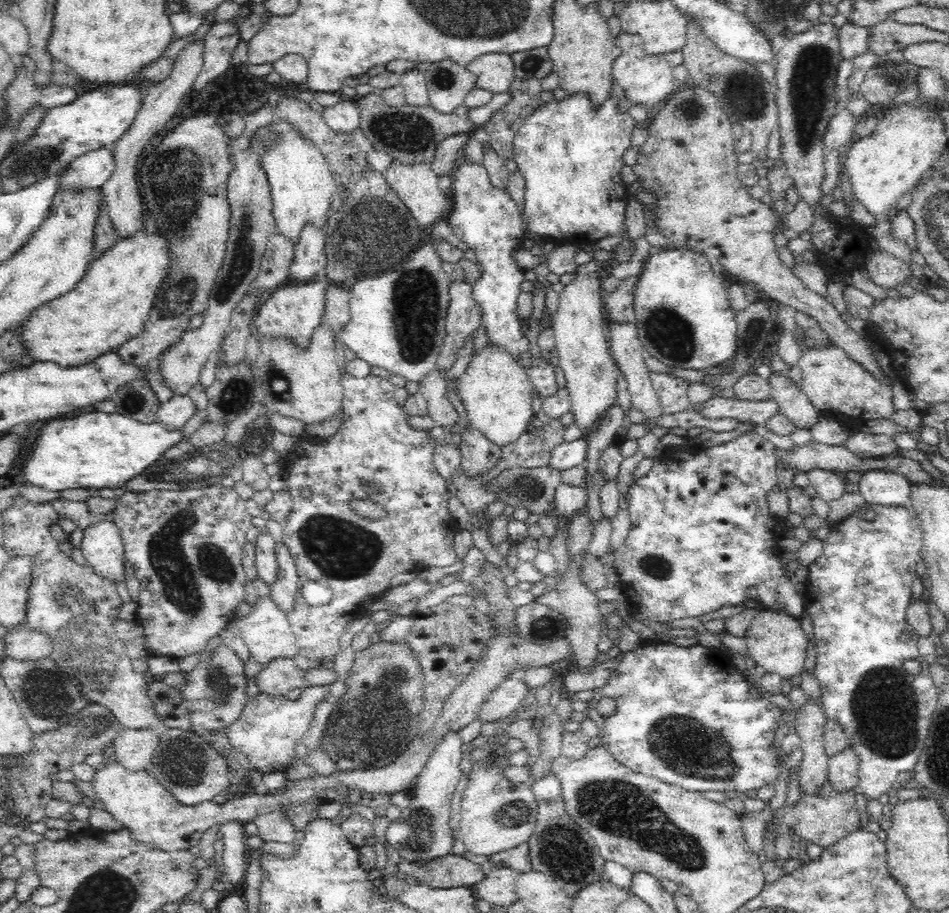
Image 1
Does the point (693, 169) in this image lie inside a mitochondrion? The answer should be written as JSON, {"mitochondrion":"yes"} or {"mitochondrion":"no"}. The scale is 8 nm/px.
{"mitochondrion":"no"}

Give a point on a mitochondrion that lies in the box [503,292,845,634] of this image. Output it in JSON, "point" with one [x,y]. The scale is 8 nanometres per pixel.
{"point":[672,336]}

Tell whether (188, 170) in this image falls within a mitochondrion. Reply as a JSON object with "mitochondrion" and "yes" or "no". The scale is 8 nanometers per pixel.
{"mitochondrion":"yes"}

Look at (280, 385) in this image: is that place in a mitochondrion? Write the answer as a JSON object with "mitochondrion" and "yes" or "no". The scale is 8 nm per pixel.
{"mitochondrion":"yes"}

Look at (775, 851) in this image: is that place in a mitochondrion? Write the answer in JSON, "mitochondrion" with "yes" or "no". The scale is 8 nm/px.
{"mitochondrion":"no"}

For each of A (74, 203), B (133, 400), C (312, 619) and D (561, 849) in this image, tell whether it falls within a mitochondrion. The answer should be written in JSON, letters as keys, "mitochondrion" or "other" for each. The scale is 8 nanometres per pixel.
{"A":"other","B":"mitochondrion","C":"other","D":"mitochondrion"}

